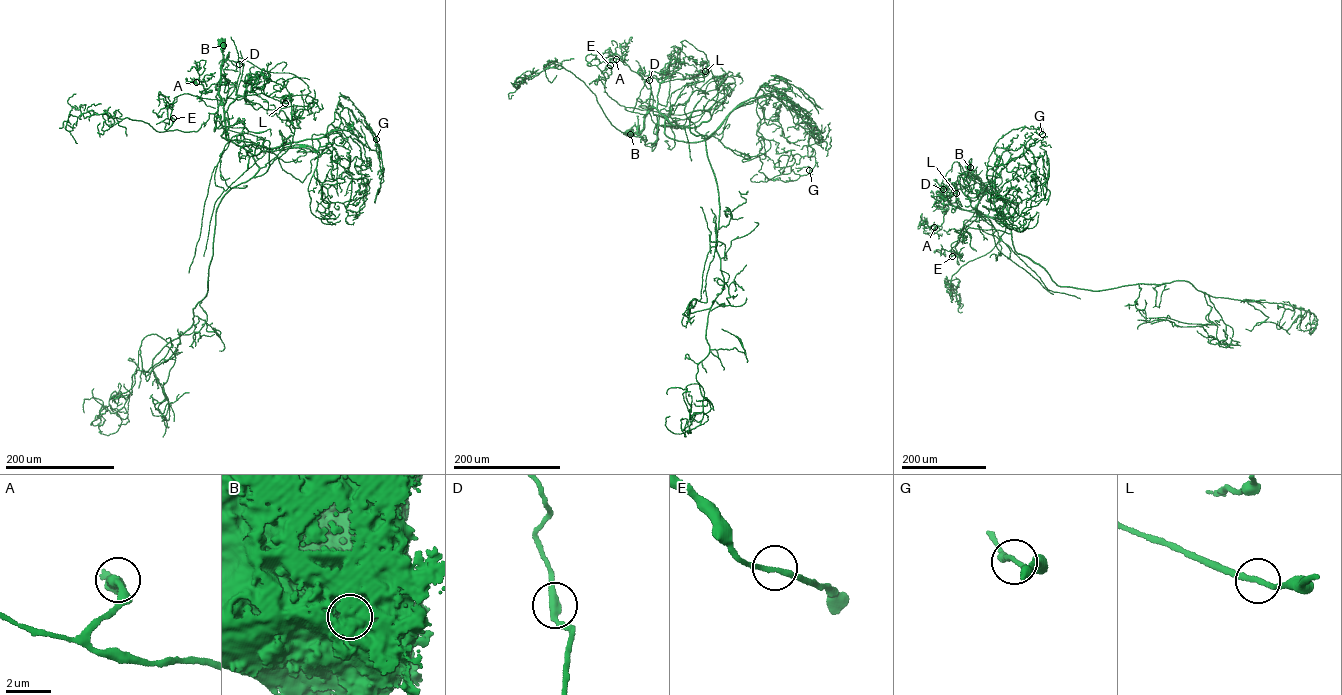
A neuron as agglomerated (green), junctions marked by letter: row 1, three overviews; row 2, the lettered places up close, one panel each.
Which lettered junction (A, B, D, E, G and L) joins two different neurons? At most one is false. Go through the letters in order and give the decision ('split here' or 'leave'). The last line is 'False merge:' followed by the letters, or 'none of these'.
A: leave
B: split here
D: leave
E: leave
G: leave
L: leave
False merge: B

